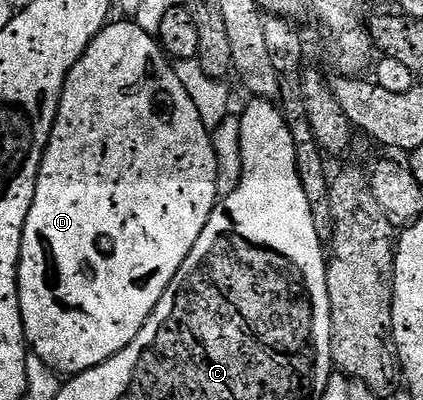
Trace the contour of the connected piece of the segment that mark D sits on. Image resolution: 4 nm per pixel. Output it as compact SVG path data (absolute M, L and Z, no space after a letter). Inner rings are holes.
M112 21L105 25L96 34L94 41L90 41L86 53L74 65L74 69L68 71L56 123L52 127L50 141L42 157L34 189L34 201L30 205L30 213L26 217L22 233L18 282L24 337L28 341L31 354L38 356L47 367L64 377L102 365L107 359L126 349L126 345L130 345L134 337L138 337L142 325L146 325L158 301L162 301L162 293L166 293L170 281L174 281L178 269L182 269L182 261L190 257L194 241L198 241L202 229L206 229L206 221L210 221L210 213L218 202L218 161L214 157L212 132L206 129L206 125L202 125L202 117L198 117L198 109L194 106L194 101L190 101L190 93L182 89L182 81L178 81L176 68L164 54L159 42L134 21L122 22L126 23Z

